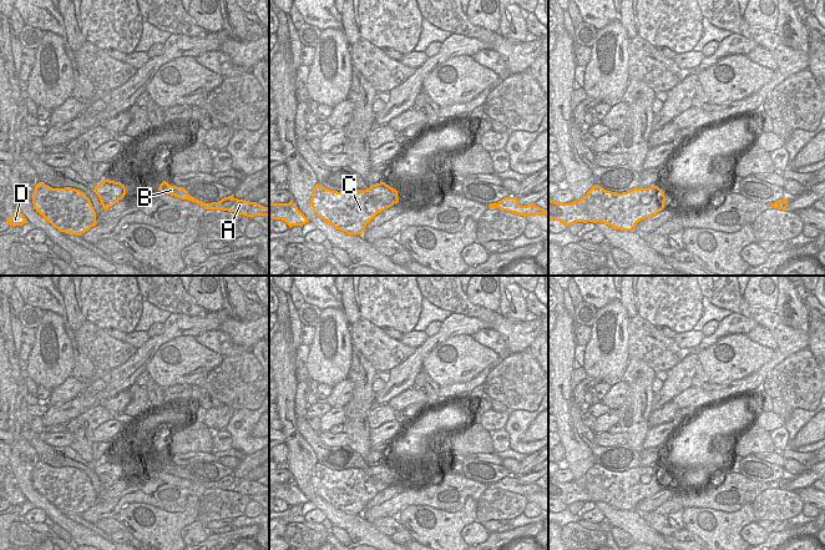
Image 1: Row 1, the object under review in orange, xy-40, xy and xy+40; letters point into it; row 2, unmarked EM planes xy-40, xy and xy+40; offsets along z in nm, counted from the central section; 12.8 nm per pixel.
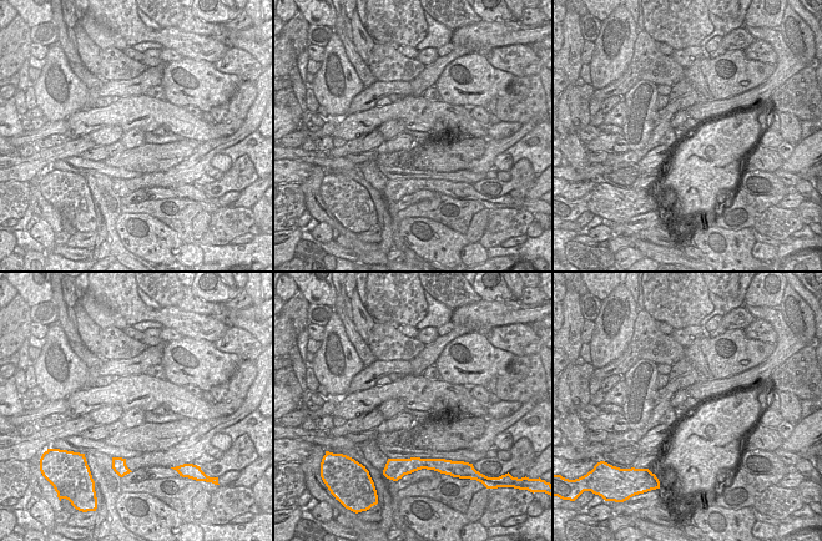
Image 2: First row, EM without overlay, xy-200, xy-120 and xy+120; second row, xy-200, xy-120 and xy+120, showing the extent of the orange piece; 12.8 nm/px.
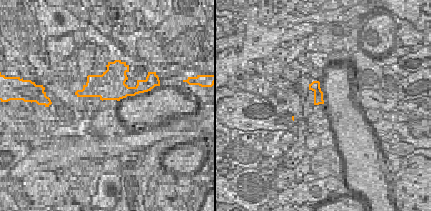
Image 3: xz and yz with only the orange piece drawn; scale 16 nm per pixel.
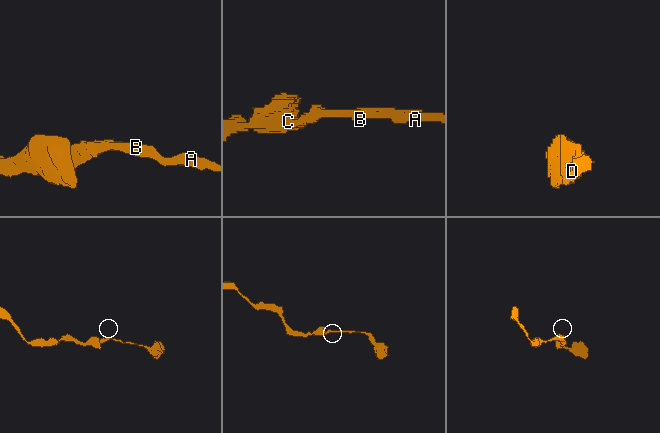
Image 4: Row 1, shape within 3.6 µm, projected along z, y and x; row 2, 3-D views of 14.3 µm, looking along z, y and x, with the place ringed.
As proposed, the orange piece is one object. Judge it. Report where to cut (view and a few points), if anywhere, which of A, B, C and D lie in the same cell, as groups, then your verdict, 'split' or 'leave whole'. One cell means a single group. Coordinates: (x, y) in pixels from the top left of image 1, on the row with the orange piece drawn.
cut none; groups A B C D; leave whole

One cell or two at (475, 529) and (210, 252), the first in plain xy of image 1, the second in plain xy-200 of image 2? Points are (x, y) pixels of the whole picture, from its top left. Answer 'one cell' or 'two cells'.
two cells

